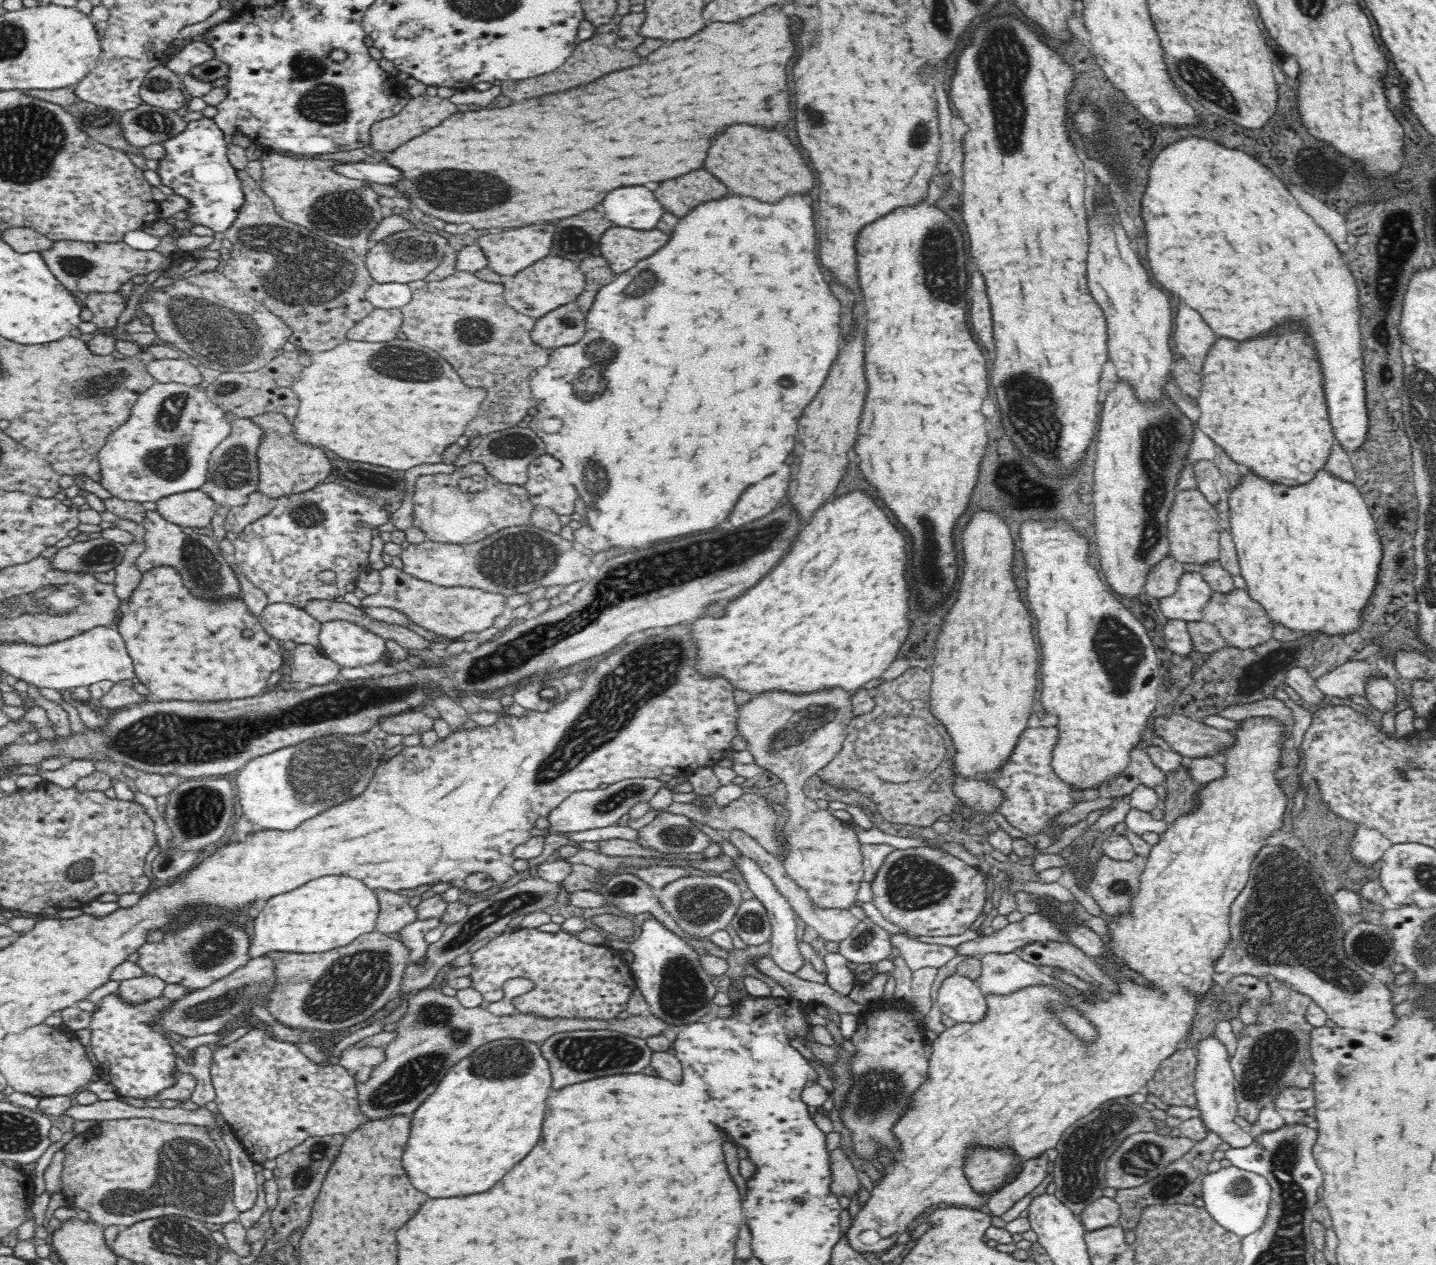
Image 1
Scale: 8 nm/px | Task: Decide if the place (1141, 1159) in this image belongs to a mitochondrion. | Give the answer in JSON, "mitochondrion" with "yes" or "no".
{"mitochondrion":"yes"}

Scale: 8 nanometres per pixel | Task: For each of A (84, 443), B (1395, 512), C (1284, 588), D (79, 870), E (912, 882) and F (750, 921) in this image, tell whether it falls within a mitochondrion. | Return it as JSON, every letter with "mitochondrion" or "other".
{"A":"other","B":"mitochondrion","C":"other","D":"mitochondrion","E":"mitochondrion","F":"mitochondrion"}

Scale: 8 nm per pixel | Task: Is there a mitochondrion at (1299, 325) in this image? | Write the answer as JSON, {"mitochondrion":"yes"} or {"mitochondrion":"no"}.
{"mitochondrion":"no"}

